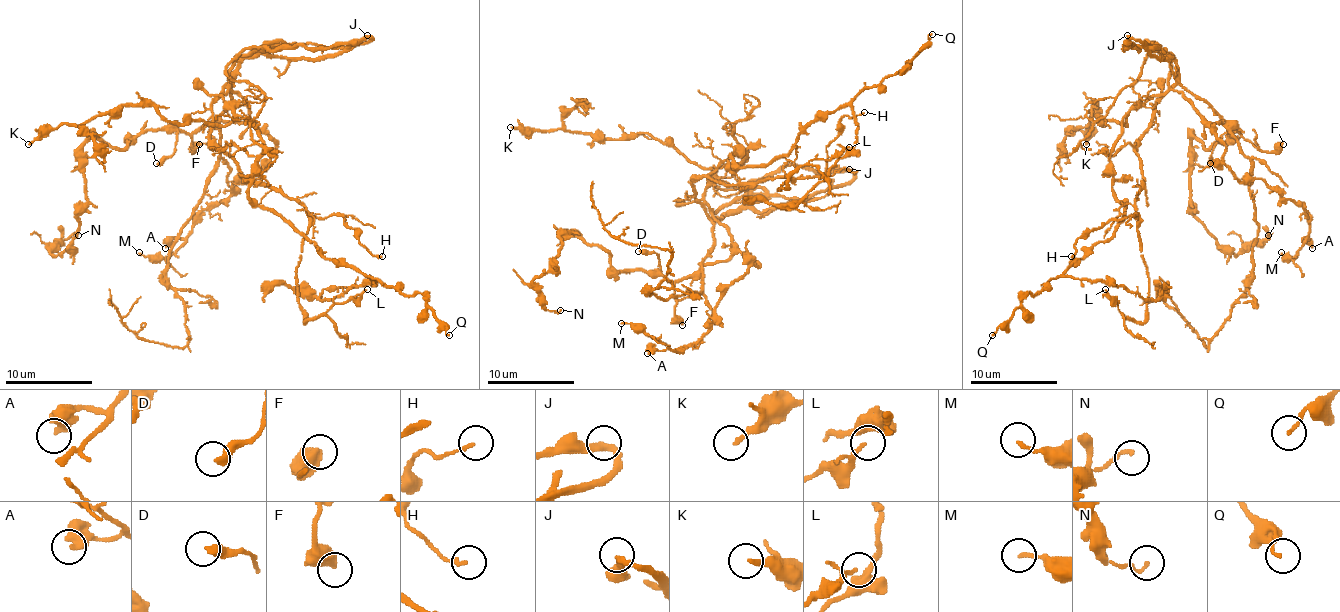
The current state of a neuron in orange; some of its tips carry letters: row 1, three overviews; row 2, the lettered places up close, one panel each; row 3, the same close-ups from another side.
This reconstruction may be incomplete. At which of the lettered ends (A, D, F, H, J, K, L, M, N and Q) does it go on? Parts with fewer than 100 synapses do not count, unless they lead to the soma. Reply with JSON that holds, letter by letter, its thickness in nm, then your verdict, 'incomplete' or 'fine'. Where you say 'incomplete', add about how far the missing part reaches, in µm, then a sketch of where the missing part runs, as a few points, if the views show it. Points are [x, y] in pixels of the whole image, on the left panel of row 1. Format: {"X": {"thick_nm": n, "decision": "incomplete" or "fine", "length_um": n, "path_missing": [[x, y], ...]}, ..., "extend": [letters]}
{"A": {"thick_nm": 440, "decision": "fine"}, "D": {"thick_nm": 360, "decision": "fine"}, "F": {"thick_nm": 550, "decision": "fine"}, "H": {"thick_nm": 130, "decision": "fine"}, "J": {"thick_nm": 260, "decision": "incomplete", "length_um": 80}, "K": {"thick_nm": 190, "decision": "fine"}, "L": {"thick_nm": 110, "decision": "fine"}, "M": {"thick_nm": 150, "decision": "fine"}, "N": {"thick_nm": 140, "decision": "fine"}, "Q": {"thick_nm": 120, "decision": "fine"}, "extend": ["J"]}

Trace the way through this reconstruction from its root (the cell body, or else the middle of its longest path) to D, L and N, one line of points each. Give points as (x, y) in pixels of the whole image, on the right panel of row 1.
D: (1160, 102), (1173, 87), (1181, 85), (1203, 98), (1240, 133), (1227, 131), (1218, 139), (1210, 163)
L: (1160, 102), (1136, 146), (1142, 176), (1136, 198), (1138, 237), (1149, 278), (1147, 317), (1129, 319), (1105, 289)
N: (1160, 102), (1181, 85), (1240, 133), (1210, 148), (1192, 139), (1190, 213), (1233, 254), (1268, 235)

